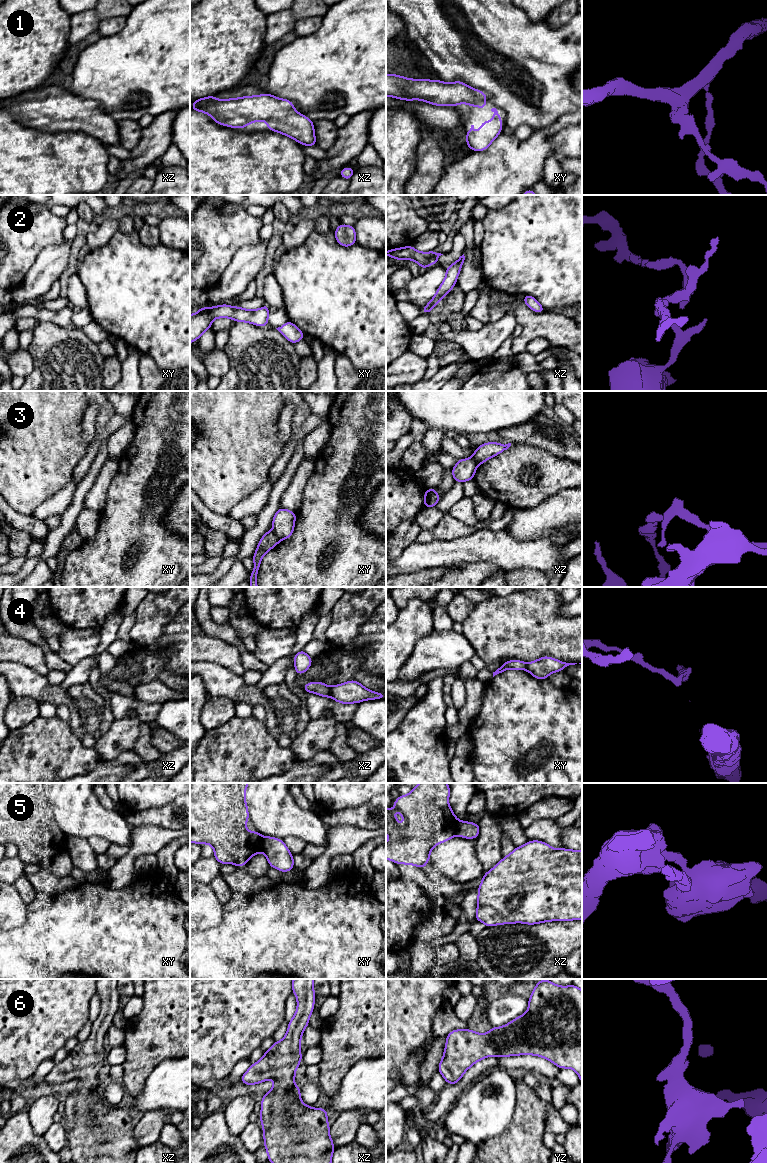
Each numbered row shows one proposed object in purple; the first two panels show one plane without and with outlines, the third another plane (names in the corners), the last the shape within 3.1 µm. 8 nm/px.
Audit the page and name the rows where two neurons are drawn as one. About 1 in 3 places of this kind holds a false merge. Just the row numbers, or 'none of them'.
2, 3, 4, 5

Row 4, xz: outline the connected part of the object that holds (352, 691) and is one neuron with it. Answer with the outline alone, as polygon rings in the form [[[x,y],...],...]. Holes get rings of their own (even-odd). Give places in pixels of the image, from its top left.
[[[350,680],[331,687],[330,697],[338,703],[360,703],[365,700],[384,699],[386,694],[374,692],[356,680]]]

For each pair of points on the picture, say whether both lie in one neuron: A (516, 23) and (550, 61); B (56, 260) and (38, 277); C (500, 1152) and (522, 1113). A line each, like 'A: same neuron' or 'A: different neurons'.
A: same neuron
B: same neuron
C: same neuron

